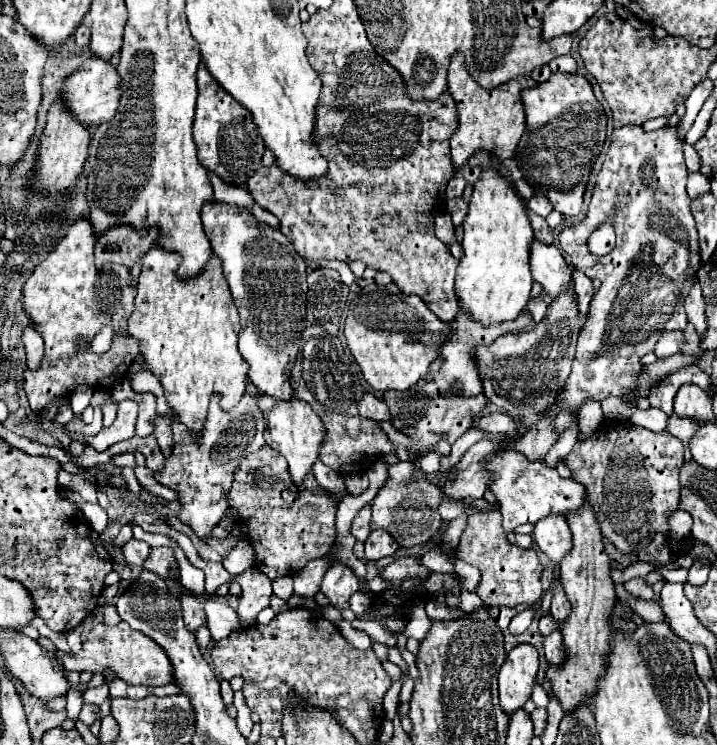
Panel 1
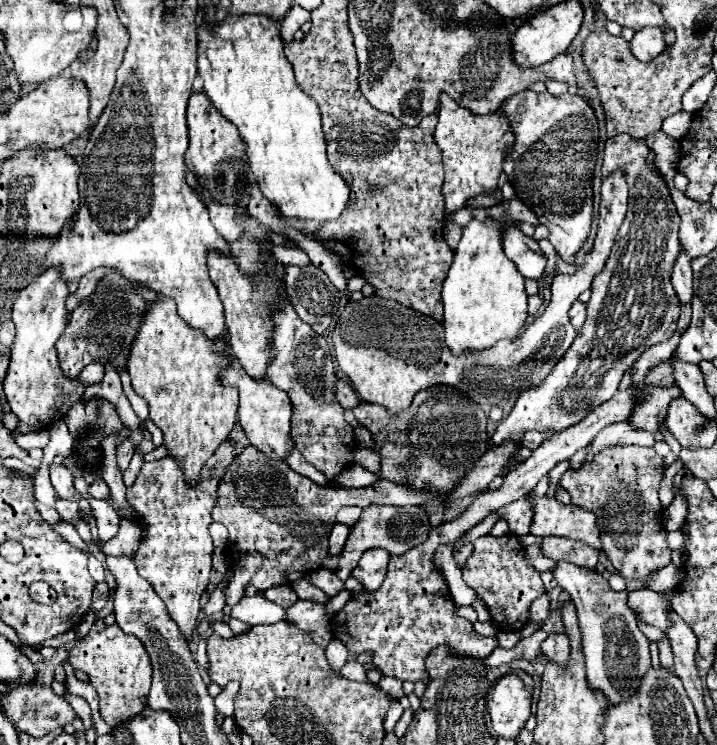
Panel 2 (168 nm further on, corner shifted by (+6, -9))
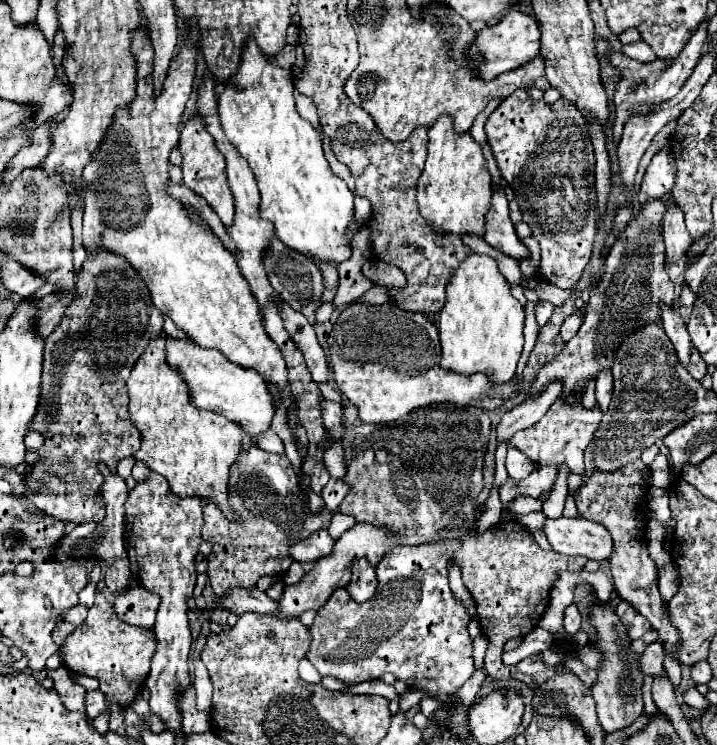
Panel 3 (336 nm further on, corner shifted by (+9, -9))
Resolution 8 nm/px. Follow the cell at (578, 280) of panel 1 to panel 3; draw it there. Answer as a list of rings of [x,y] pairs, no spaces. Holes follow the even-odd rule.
[[[575,310],[573,314],[569,314],[569,316],[563,320],[559,334],[561,334],[563,338],[573,338],[573,336],[577,334],[581,322],[583,322],[583,312],[581,312],[581,310]]]

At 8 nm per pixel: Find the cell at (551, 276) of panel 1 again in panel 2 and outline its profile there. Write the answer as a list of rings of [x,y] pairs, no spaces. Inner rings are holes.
[[[504,224],[504,238],[502,238],[502,248],[506,256],[516,264],[522,276],[540,280],[544,274],[546,266],[546,256],[542,254],[538,242],[530,236],[520,234],[520,228],[514,224]]]

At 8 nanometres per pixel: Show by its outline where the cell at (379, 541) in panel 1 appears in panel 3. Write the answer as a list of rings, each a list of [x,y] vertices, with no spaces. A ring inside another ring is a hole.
[[[361,558],[361,560],[353,562],[351,570],[353,570],[353,576],[351,576],[351,582],[347,584],[347,592],[357,602],[369,600],[375,594],[375,590],[377,590],[375,566],[369,560]]]

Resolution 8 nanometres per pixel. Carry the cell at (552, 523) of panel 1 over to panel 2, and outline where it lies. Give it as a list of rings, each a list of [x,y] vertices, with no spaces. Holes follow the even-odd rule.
[[[558,562],[558,568],[552,572],[558,584],[570,594],[576,614],[578,614],[578,624],[582,632],[582,652],[586,660],[586,680],[592,690],[600,690],[608,704],[620,704],[620,700],[628,700],[628,696],[634,696],[640,688],[640,680],[644,678],[644,672],[650,668],[650,642],[648,638],[640,632],[638,628],[638,618],[636,614],[628,608],[626,598],[628,592],[614,592],[608,586],[608,580],[602,578],[602,574],[590,570],[590,568],[578,568],[568,562]]]

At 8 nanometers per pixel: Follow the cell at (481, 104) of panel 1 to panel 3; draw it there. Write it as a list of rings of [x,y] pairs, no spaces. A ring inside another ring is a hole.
[[[449,114],[439,116],[429,128],[427,162],[417,186],[417,204],[421,214],[439,232],[473,232],[483,236],[491,194],[491,174],[481,144],[477,144],[469,132],[459,134],[453,128],[453,118]]]

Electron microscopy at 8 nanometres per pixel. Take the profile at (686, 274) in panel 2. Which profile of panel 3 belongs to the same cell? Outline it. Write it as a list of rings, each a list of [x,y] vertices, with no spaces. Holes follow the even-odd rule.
[[[669,196],[665,204],[667,204],[667,212],[663,220],[663,238],[665,238],[665,248],[667,248],[667,262],[669,264],[685,262],[689,258],[693,238],[685,226],[681,208],[669,204]]]

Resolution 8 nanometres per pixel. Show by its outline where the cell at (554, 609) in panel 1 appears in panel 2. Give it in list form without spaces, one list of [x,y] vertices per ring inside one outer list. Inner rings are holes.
[[[552,632],[544,644],[542,644],[542,652],[550,662],[556,664],[568,664],[568,656],[570,656],[570,640],[566,634],[556,634]]]

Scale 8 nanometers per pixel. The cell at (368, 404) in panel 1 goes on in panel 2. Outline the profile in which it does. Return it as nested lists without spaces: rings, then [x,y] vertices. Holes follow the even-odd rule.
[[[338,370],[336,372],[336,400],[342,404],[342,408],[354,408],[354,406],[358,406],[358,396],[356,396],[356,392],[352,390],[352,386],[342,378],[344,374]]]

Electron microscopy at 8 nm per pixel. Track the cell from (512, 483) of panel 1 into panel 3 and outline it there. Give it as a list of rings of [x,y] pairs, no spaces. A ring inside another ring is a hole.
[[[557,518],[545,520],[543,528],[551,548],[559,554],[573,554],[573,556],[587,556],[589,560],[605,560],[611,554],[611,536],[609,532],[585,518]]]

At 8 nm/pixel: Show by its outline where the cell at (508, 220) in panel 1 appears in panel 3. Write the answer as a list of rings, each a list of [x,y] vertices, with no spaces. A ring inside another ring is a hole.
[[[469,254],[461,260],[445,290],[447,302],[437,322],[443,350],[441,366],[459,374],[491,374],[495,384],[509,382],[523,350],[525,308],[511,296],[511,286],[499,272],[497,260],[485,254]]]

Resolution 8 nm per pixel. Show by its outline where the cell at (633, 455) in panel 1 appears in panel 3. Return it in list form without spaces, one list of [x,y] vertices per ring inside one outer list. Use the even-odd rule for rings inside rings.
[[[641,460],[629,462],[627,466],[615,472],[595,470],[591,478],[575,490],[575,504],[577,504],[579,516],[597,520],[613,536],[613,554],[609,556],[609,564],[611,564],[611,574],[613,574],[613,584],[617,594],[651,622],[651,626],[659,632],[665,652],[673,660],[679,660],[677,652],[681,648],[681,636],[679,636],[679,630],[673,628],[671,616],[667,614],[667,604],[659,594],[659,588],[657,588],[659,570],[653,558],[649,556],[647,542],[645,542],[645,528],[649,522],[649,512],[647,512],[649,482],[651,482],[651,470]]]

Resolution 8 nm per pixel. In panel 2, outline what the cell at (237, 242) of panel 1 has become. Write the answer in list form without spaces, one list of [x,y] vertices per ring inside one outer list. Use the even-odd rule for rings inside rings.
[[[212,252],[208,256],[208,270],[214,286],[218,288],[220,300],[224,304],[224,314],[226,314],[226,328],[228,328],[228,342],[238,358],[240,366],[256,378],[266,376],[268,362],[272,360],[272,352],[268,350],[268,340],[272,336],[272,318],[270,314],[270,304],[272,298],[276,298],[276,282],[274,276],[244,276],[240,272],[236,258],[234,256],[224,256],[218,252]]]

